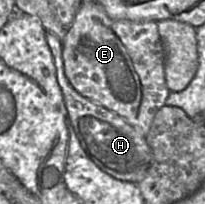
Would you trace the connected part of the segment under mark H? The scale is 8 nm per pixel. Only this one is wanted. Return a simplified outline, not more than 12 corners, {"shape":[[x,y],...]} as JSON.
{"shape":[[46,33],[71,125],[88,157],[134,184],[152,163],[146,137],[79,94],[62,41]]}

